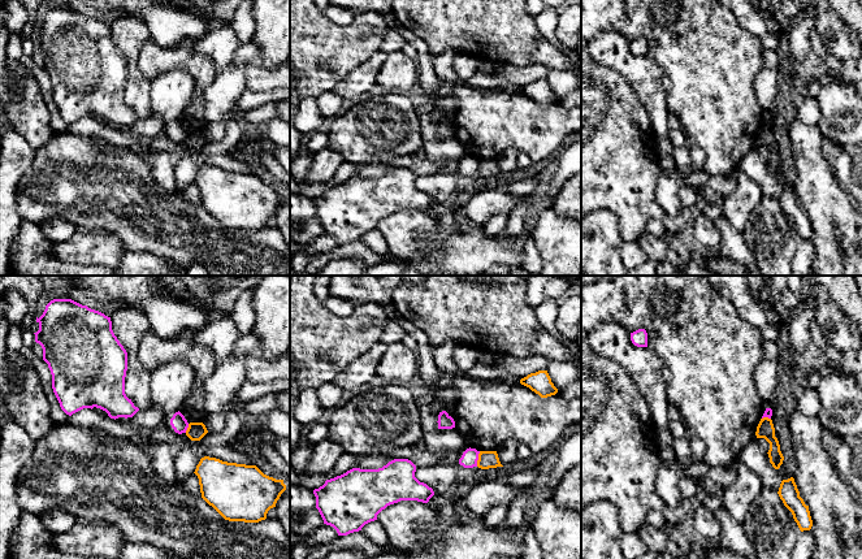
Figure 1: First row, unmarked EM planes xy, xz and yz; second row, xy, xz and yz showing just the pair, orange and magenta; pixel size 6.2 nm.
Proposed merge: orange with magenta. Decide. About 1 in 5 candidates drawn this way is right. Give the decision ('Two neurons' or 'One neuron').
Two neurons

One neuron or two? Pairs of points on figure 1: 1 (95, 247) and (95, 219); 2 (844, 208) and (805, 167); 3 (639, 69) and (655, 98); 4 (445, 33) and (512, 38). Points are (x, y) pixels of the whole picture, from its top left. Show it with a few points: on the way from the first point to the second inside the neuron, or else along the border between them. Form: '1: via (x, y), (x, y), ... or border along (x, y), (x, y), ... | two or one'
1: border along (89, 230), (109, 232), (122, 246) | two
2: via (834, 198), (815, 177) | one
3: via (644, 76), (650, 91) | one
4: via (462, 33), (496, 33) | one

